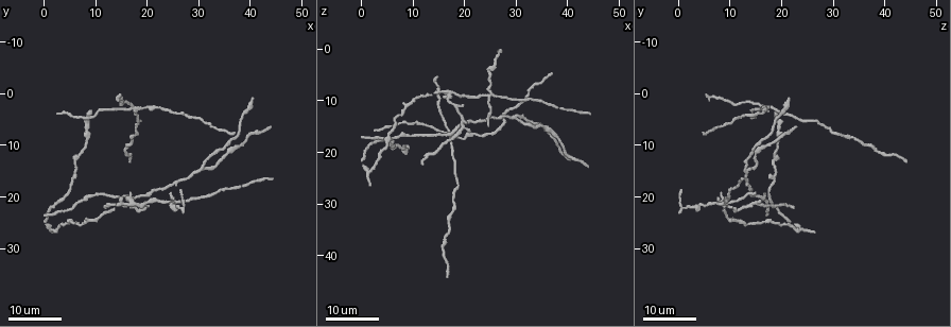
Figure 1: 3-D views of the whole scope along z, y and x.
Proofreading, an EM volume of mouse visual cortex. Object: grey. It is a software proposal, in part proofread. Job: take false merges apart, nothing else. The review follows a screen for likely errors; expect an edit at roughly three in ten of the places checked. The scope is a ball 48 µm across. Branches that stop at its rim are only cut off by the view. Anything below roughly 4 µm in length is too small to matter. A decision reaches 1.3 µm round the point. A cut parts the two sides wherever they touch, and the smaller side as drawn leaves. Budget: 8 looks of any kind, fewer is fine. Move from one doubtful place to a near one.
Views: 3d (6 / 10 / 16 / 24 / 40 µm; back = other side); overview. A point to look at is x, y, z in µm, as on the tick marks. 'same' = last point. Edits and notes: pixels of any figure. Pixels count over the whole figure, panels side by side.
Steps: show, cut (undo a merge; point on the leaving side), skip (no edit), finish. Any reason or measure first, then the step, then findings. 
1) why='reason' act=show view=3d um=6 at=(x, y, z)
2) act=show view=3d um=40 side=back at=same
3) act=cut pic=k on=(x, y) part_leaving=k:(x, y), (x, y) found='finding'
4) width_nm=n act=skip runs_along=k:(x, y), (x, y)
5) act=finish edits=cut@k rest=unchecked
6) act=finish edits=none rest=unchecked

why='side arm on a straight run' act=show view=3d um=24 at=(26.5, 17.0, 13.0)

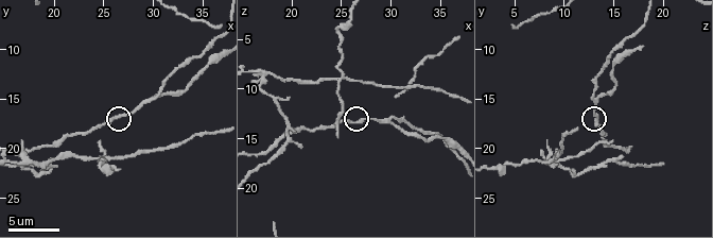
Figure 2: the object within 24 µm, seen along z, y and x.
act=show view=3d um=6 at=(26.6, 17.0, 13.2)

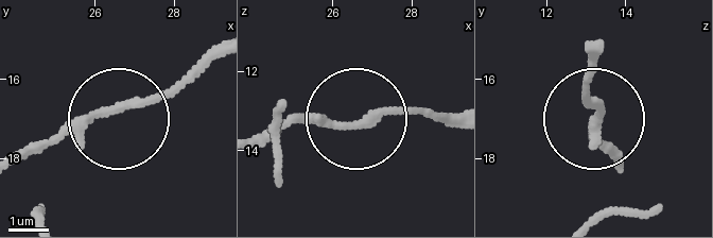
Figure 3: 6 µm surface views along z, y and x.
arms=3 act=skip runs_along=3:(256, 143), (296, 123), (455, 113) found='one neuron here'

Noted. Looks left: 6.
why='four or more arms meet' act=show view=3d um=16 at=(25.2, 21.0, 8.4)

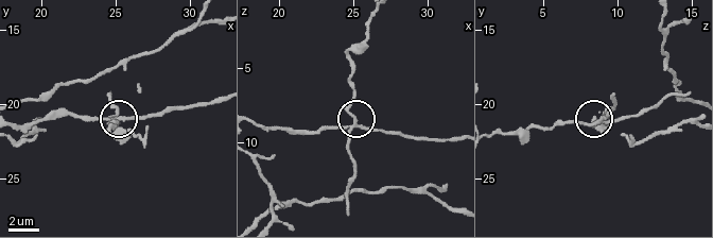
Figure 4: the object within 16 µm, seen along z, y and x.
width_nm=180 act=cut pic=4 on=(346, 147) part_leaving=4:(354, 125), (350, 58), (364, 35), (367, 20) found='two neurons meet here'

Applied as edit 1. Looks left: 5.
why='redraw' act=show view=overview

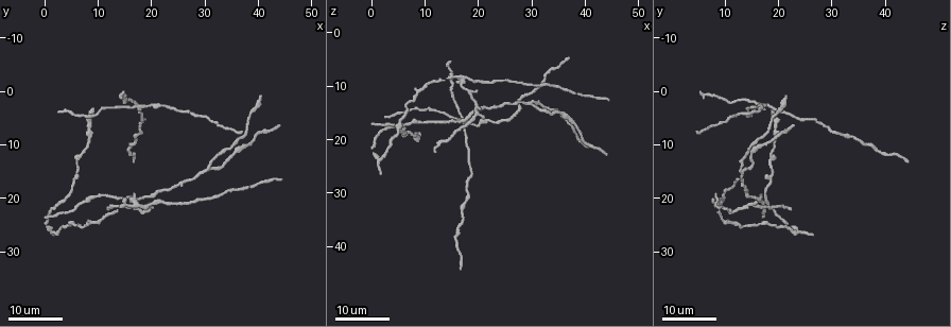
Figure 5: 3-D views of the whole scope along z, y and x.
why='four or more arms meet' act=show view=3d um=24 at=(17.5, 21.5, 8.5)

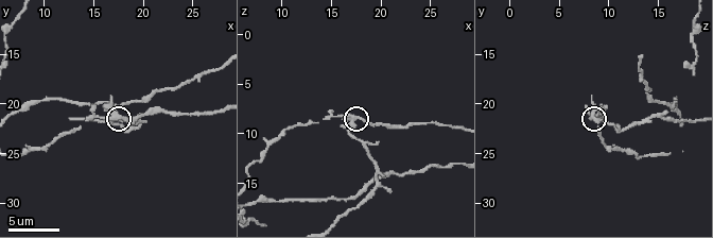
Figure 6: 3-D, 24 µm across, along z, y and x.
act=show view=3d um=6 at=(17.2, 21.2, 8.8)

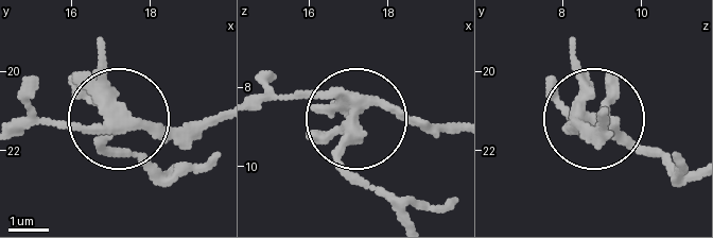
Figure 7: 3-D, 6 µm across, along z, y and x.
side_arm_um=31 act=cut pic=7 on=(79, 78) found='two neurons meet here'

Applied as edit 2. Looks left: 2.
why='sudden change in width' act=show view=3d um=24 at=(5.5, 24.5, 16.5)

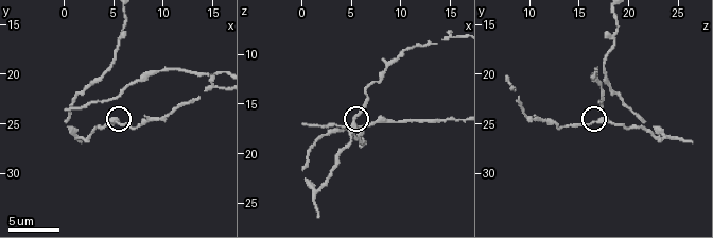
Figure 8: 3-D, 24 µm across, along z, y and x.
act=show view=3d um=10 at=(5.4, 24.8, 16.4)

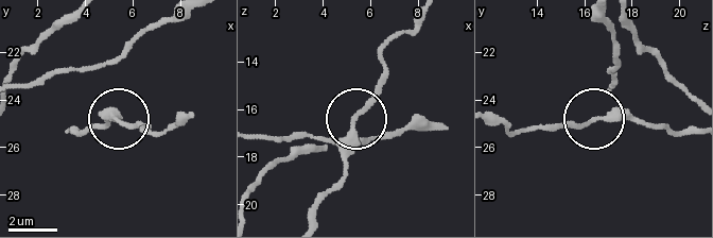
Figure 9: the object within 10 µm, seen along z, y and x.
act=skip runs_along=9:(691, 129), (673, 135), (618, 116), (546, 122) found='one neuron here'

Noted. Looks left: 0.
act=finish edits=cut@4,cut@7 rest=unchecked

